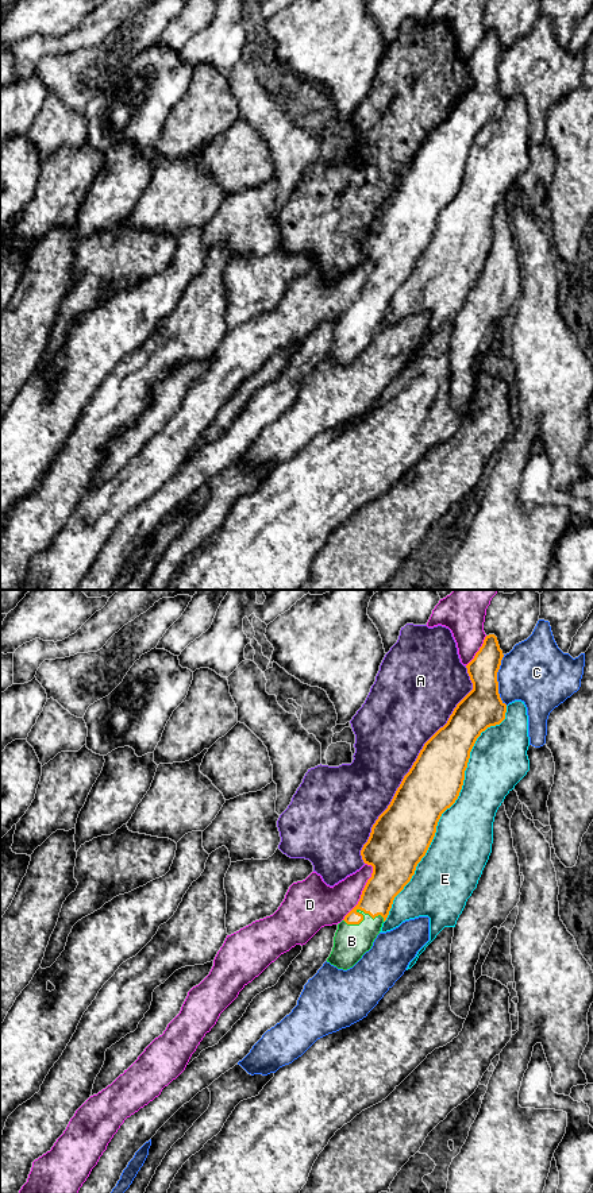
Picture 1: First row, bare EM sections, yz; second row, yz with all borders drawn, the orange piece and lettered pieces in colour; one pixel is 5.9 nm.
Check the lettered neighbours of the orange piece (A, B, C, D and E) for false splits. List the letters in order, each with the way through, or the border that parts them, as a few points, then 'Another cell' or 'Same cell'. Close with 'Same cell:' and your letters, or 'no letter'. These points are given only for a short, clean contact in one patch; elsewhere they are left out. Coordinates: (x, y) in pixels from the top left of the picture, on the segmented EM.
A: Another cell
B: Same cell
C: Another cell
D: Another cell
E: Another cell
Same cell: B

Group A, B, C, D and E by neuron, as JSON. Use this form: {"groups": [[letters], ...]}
{"groups": [["A"], ["B"], ["C"], ["D"], ["E"]]}

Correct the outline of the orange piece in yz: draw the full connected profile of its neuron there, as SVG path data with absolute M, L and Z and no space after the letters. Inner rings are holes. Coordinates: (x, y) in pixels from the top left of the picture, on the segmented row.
M486 636L474 659L466 665L473 690L457 704L447 723L424 744L390 804L373 825L370 837L361 850L363 862L373 866L371 877L358 904L338 924L334 947L327 958L327 962L338 969L353 968L371 949L394 897L411 881L417 864L426 856L442 814L458 799L477 738L488 727L505 719L507 704L500 698L497 682L502 657L497 637Z

